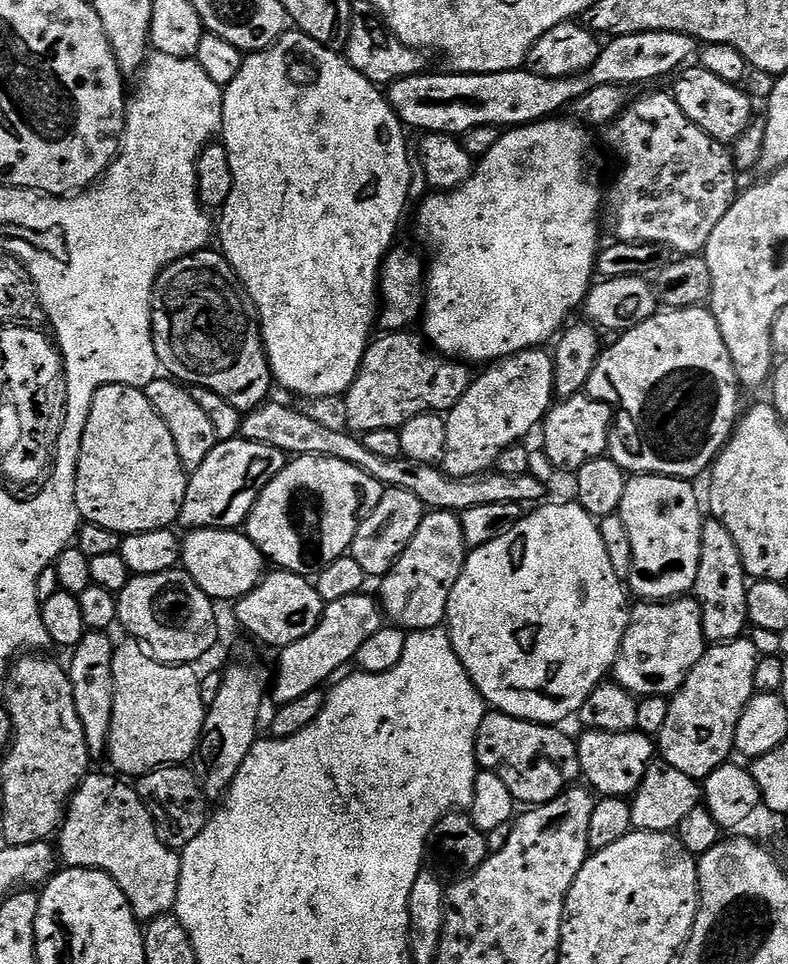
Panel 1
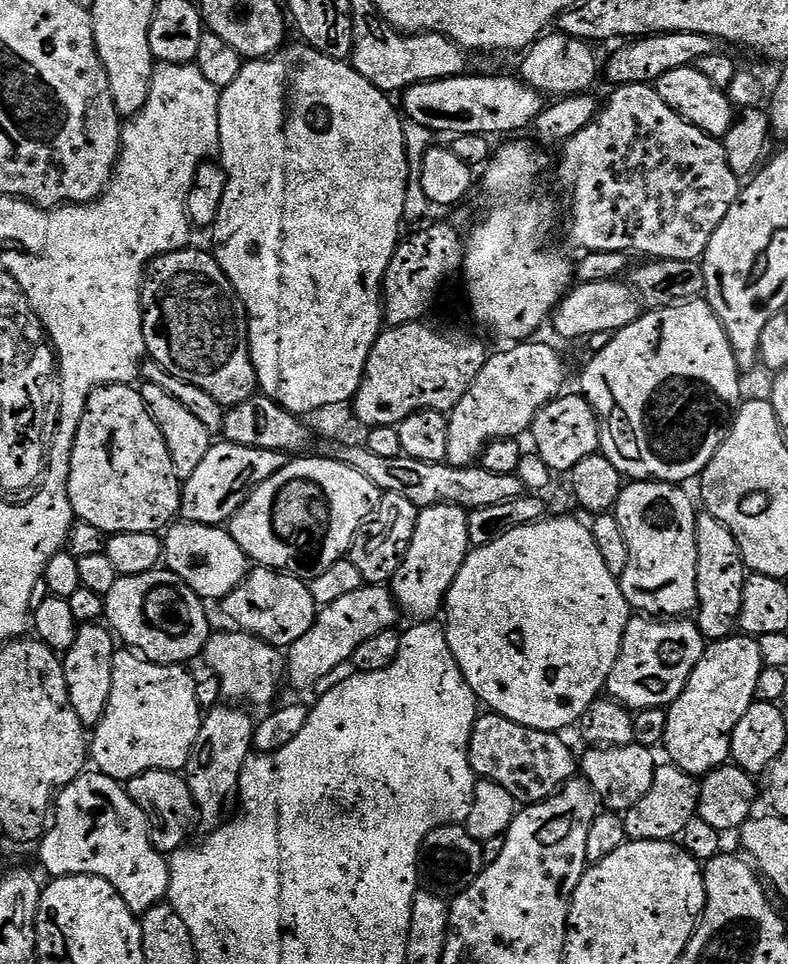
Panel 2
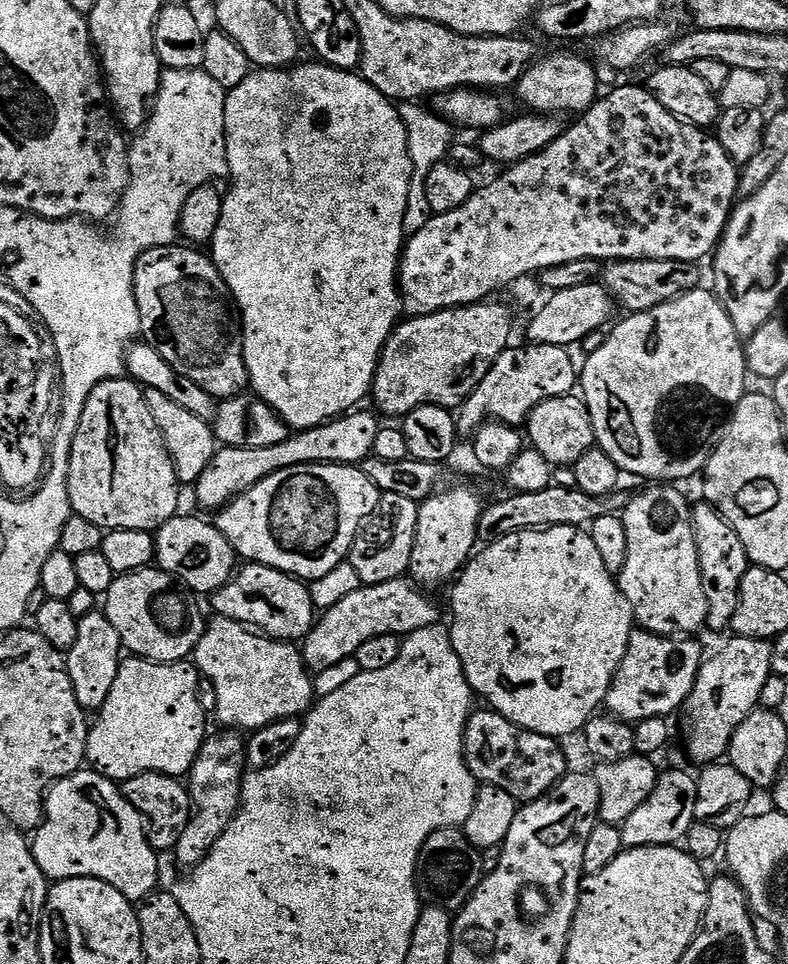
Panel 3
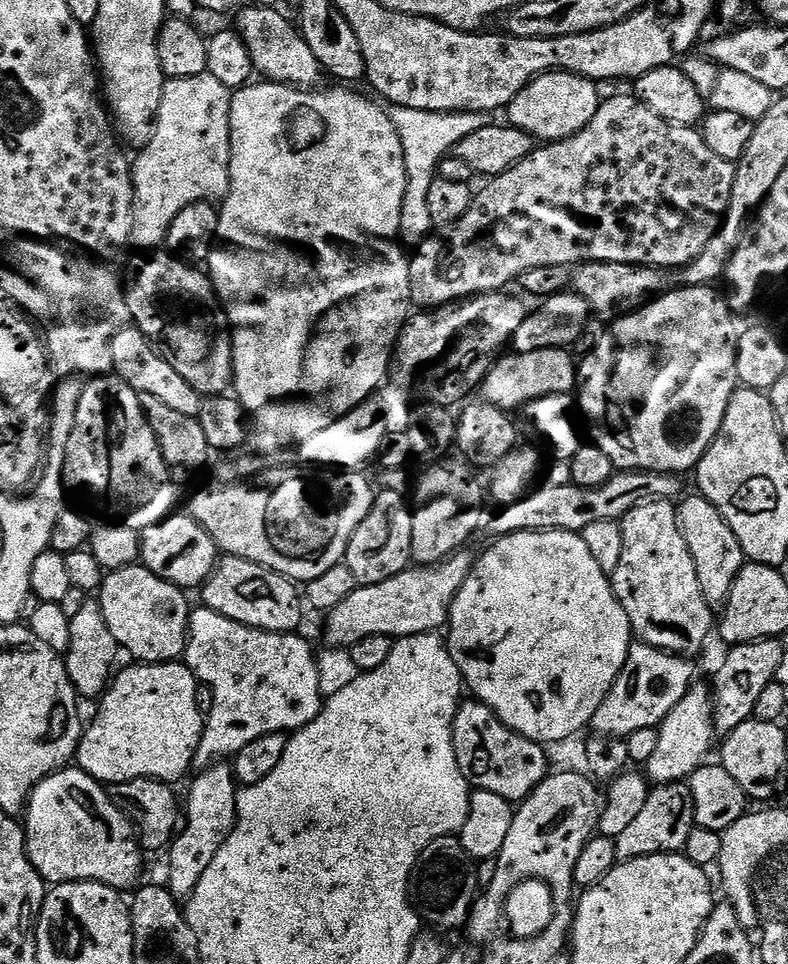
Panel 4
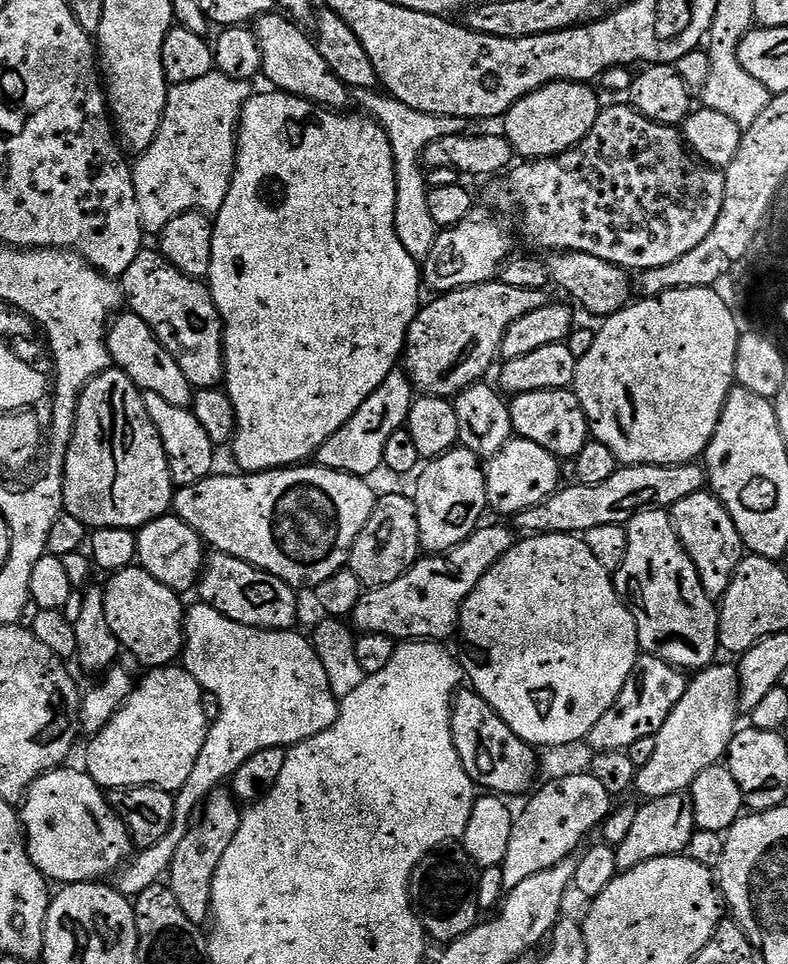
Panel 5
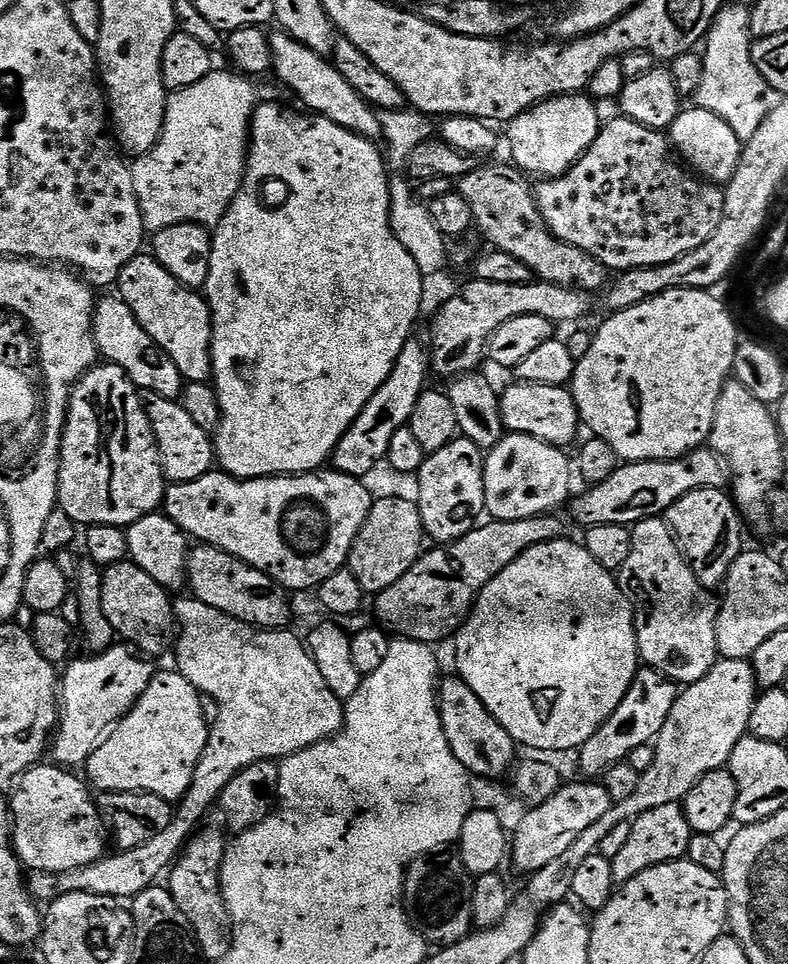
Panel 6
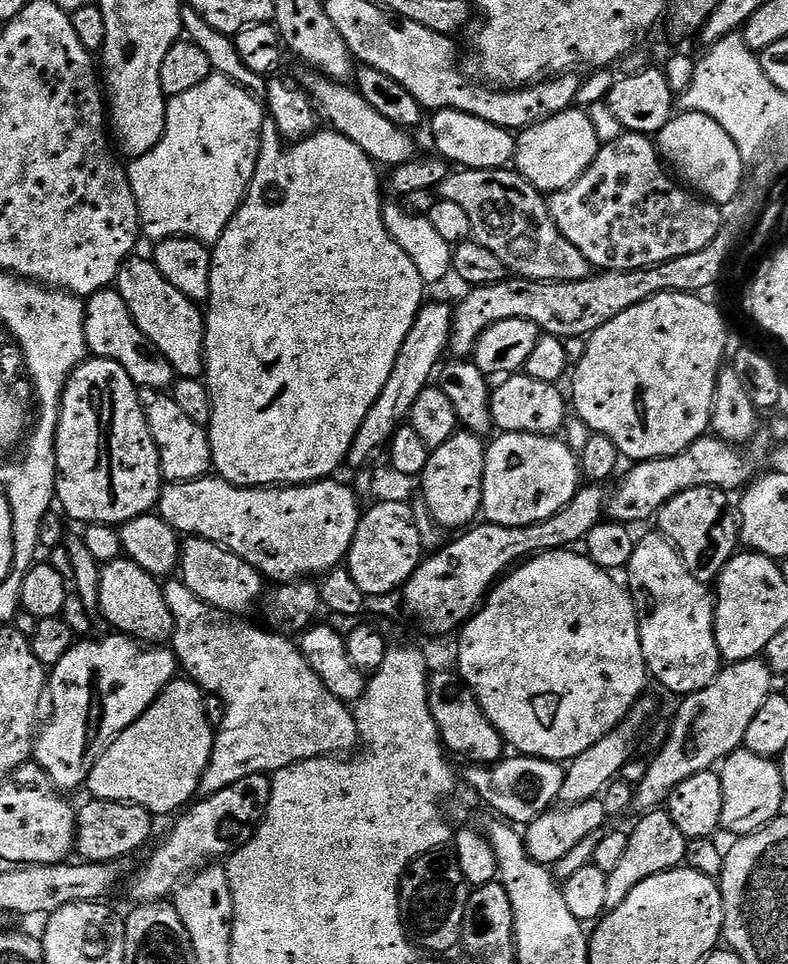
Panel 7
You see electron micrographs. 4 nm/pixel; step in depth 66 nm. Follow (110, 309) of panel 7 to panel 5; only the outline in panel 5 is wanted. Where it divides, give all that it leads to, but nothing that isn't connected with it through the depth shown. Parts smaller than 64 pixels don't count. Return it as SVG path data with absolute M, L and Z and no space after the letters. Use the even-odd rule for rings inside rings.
M130 310L121 311L109 323L106 339L111 363L119 371L126 373L141 393L158 394L173 406L191 408L194 395L191 382L186 374L182 374L182 366L178 366L172 355L157 342L156 335L150 330L150 326L146 326L146 322L142 322L142 318L138 318Z

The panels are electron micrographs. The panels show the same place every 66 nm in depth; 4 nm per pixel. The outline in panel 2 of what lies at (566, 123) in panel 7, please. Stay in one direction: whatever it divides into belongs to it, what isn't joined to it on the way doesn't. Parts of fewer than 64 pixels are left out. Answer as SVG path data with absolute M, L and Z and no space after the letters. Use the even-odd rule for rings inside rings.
M552 31L534 41L523 53L519 79L548 98L587 93L591 89L588 87L596 80L596 52L592 49L595 47L589 41L570 38L565 32Z

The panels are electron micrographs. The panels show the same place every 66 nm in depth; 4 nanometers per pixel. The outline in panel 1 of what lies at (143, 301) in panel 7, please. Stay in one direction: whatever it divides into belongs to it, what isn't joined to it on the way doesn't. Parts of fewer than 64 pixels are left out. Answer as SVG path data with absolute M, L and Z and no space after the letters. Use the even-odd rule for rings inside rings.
M219 251L195 252L162 269L152 287L152 337L161 369L171 379L185 386L210 390L218 398L226 398L242 414L254 411L269 399L268 391L274 388L274 381L264 353L264 339L260 337L257 310L236 271Z

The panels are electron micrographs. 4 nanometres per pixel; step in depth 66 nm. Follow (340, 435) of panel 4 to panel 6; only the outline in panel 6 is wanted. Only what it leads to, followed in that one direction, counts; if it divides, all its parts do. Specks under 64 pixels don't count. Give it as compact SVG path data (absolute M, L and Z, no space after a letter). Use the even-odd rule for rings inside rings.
M410 338L406 342L406 346L402 346L402 354L398 354L390 378L386 378L386 382L382 382L382 386L378 386L374 398L370 398L370 402L366 402L362 414L358 414L358 418L352 423L350 430L346 430L346 434L342 434L338 446L332 451L330 461L331 467L335 471L357 478L367 477L367 472L372 472L379 464L385 463L390 450L390 438L394 438L394 433L411 421L414 406L420 395L426 390L427 384L424 383L427 382L428 376L430 377L429 349L426 347L425 341L423 344L422 341L416 339Z

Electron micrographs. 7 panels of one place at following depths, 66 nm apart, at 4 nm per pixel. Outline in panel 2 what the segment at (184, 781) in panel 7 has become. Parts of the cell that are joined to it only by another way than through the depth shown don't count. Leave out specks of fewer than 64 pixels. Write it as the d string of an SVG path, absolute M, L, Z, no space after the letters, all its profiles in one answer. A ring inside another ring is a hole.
M132 650L113 654L110 700L90 736L90 760L95 771L127 782L150 770L187 769L202 719L196 680L188 670L178 664L156 664Z

